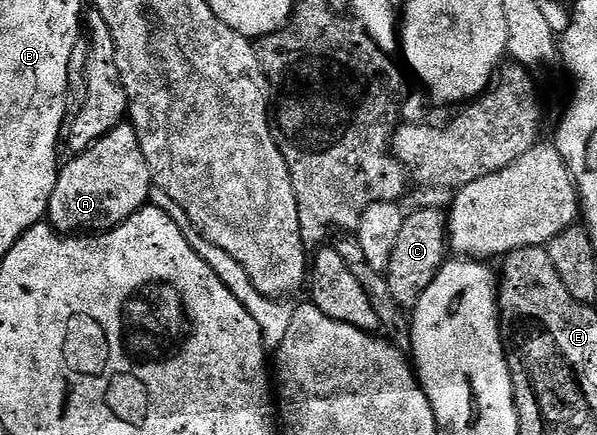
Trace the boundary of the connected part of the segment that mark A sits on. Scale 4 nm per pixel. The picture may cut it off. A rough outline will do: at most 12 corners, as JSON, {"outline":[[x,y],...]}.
{"outline":[[132,124],[57,172],[48,221],[114,230],[150,201]]}

